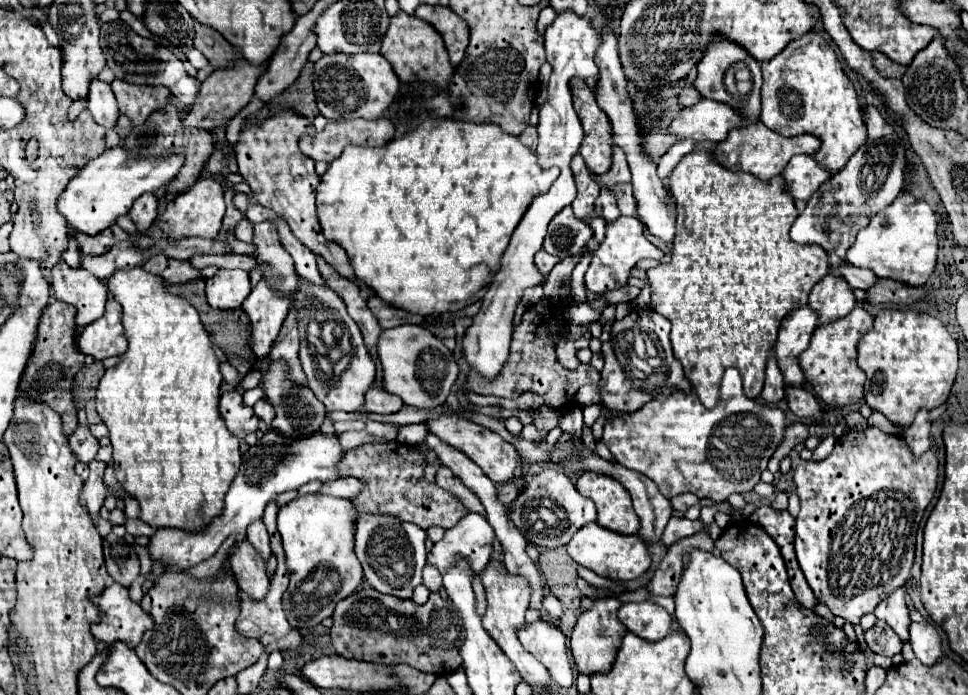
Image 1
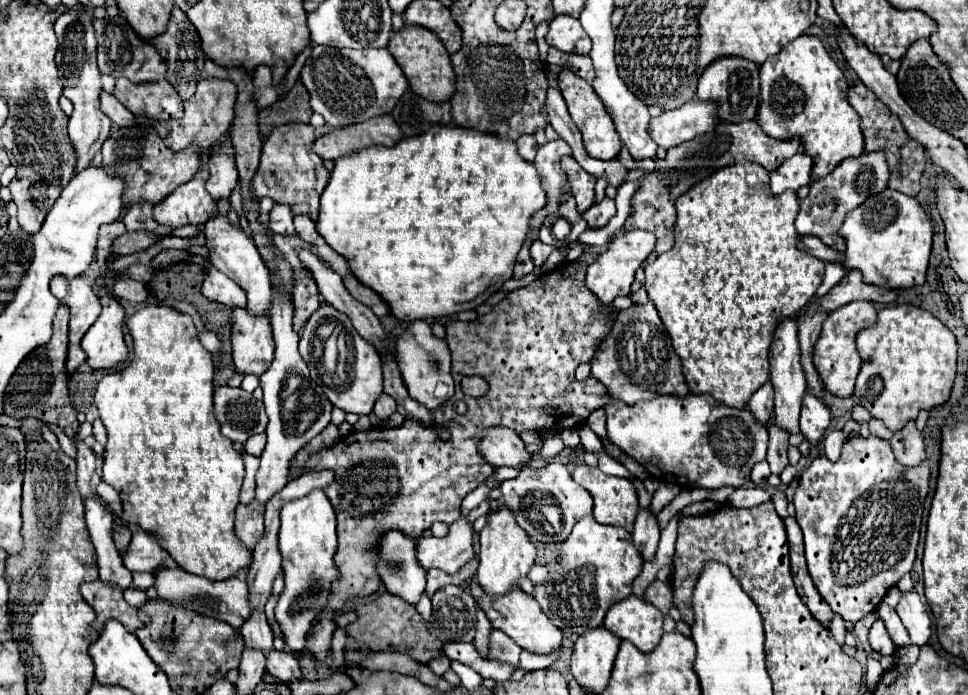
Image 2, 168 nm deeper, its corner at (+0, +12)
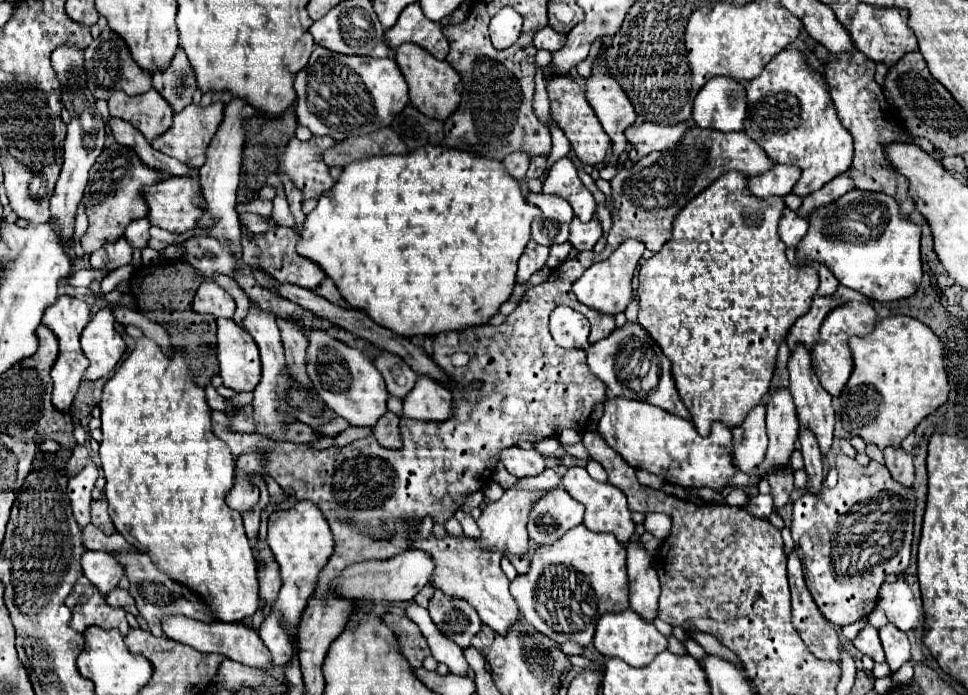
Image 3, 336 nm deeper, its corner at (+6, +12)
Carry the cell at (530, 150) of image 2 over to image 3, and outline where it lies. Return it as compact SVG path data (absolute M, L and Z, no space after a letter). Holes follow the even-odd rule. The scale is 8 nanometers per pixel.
M515 150L515 152L511 152L509 156L503 158L503 164L505 164L507 172L513 178L523 180L525 174L527 174L527 168L529 168L529 154L527 152L521 152L521 150Z

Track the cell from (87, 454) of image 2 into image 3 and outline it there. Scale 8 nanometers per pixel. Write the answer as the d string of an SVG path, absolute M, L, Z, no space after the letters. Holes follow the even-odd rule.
M87 458L87 466L69 480L69 498L73 506L73 514L81 528L89 524L89 504L91 504L91 490L97 480L97 466L91 458Z

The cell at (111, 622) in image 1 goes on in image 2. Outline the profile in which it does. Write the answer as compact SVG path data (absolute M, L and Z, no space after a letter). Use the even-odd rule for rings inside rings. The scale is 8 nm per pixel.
M95 580L95 582L81 584L79 592L83 600L95 610L95 620L91 622L95 630L101 630L103 622L109 618L121 622L129 632L135 632L141 626L137 618L137 608L125 602L123 592L119 592L119 588L113 588L111 584Z

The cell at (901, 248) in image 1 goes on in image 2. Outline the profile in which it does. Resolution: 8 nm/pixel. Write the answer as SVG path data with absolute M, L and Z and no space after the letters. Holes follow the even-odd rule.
M885 188L847 214L839 228L839 236L847 246L845 268L859 270L863 274L863 282L891 290L921 286L925 282L933 226L915 198Z

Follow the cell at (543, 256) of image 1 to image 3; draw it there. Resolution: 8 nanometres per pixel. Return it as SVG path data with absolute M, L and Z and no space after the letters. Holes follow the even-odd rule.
M529 242L523 256L519 258L519 272L517 272L517 282L527 282L527 278L541 270L547 262L547 256L549 256L549 248L547 246L541 246L537 242Z

